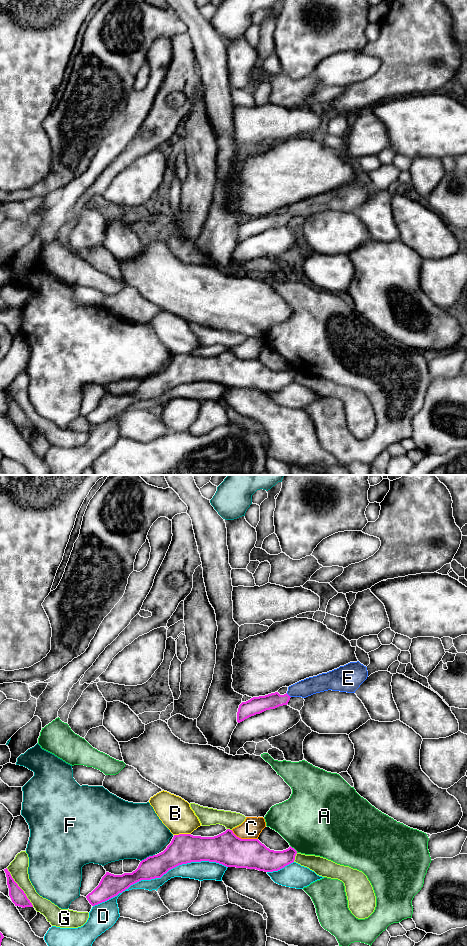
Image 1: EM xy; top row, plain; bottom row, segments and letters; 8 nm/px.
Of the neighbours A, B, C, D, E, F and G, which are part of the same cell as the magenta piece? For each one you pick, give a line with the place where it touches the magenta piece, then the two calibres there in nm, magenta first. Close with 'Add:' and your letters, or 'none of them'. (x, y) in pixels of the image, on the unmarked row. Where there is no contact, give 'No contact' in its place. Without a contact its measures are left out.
E: Touches magenta at xy (288, 215). Thickness 130 nm (magenta) against 140 nm
Add: E

